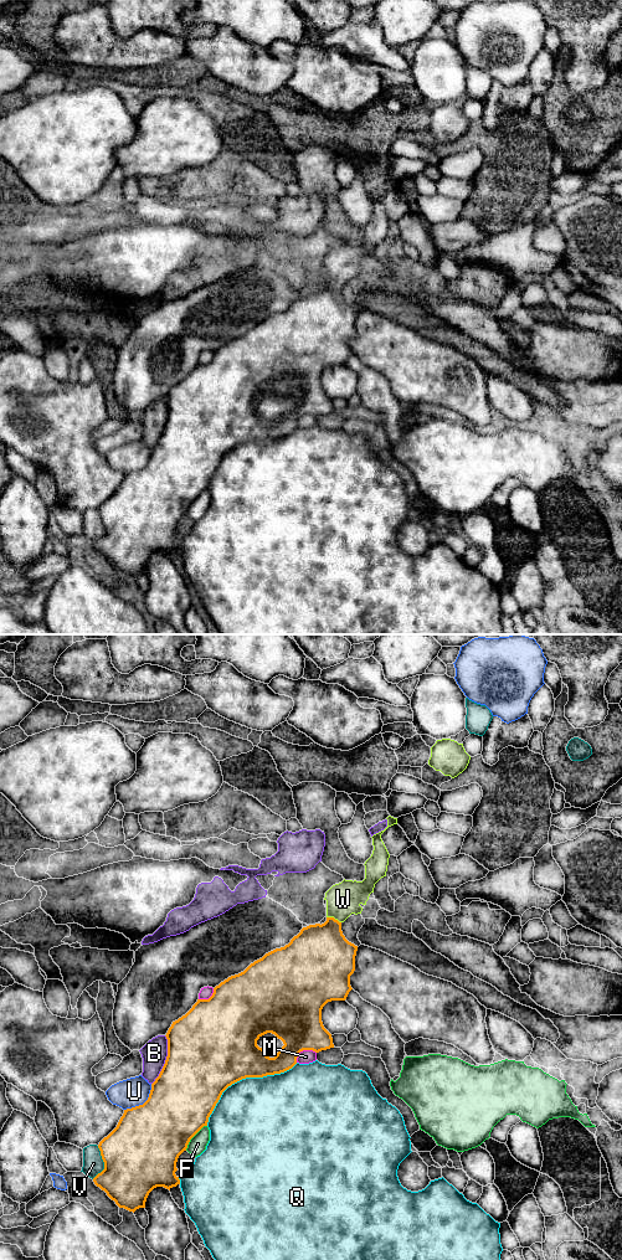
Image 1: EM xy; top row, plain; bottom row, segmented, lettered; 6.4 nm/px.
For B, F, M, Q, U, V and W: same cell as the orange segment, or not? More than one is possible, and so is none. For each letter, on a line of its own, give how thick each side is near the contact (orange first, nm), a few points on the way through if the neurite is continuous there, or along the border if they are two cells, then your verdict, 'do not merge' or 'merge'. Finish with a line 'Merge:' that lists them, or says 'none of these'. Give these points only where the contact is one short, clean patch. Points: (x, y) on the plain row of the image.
B: 480/170 nm | do not merge
F: 420/110 nm | do not merge
M: 360/90 nm | do not merge
Q: 500/480 nm | do not merge
U: 460/190 nm | do not merge
V: 480/130 nm | do not merge
W: 380/220 nm | across xy (319, 318), (332, 293), (333, 282), (343, 263) | merge
Merge: W

